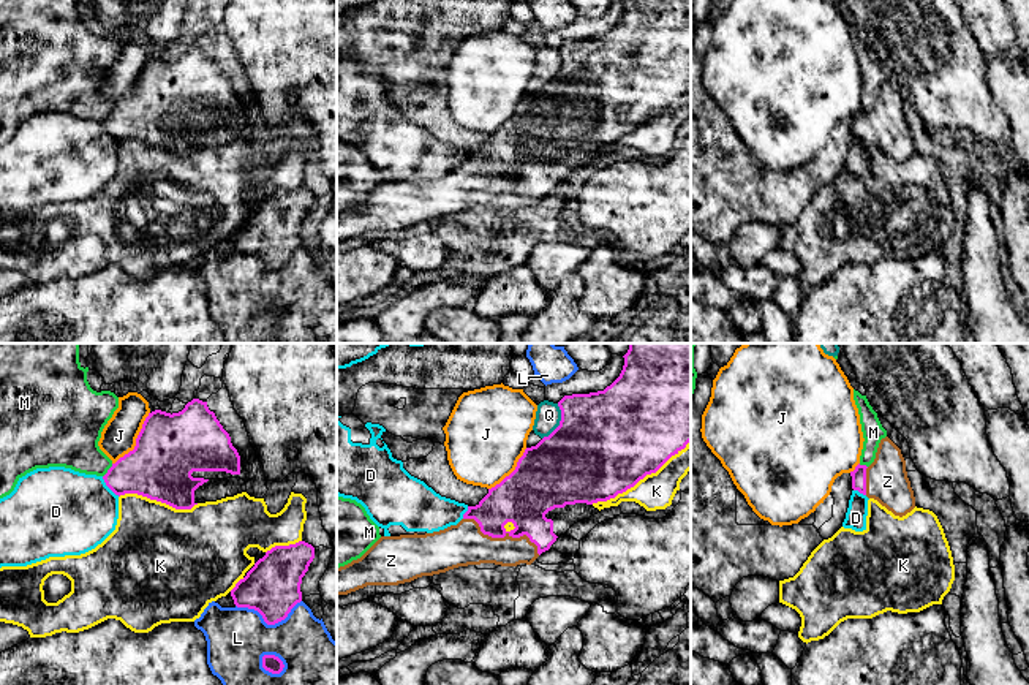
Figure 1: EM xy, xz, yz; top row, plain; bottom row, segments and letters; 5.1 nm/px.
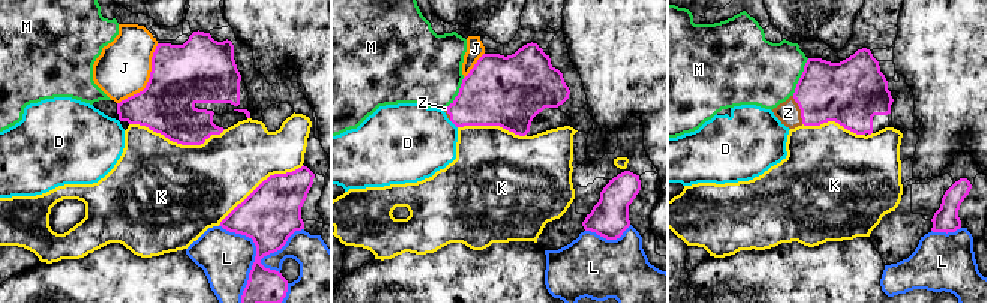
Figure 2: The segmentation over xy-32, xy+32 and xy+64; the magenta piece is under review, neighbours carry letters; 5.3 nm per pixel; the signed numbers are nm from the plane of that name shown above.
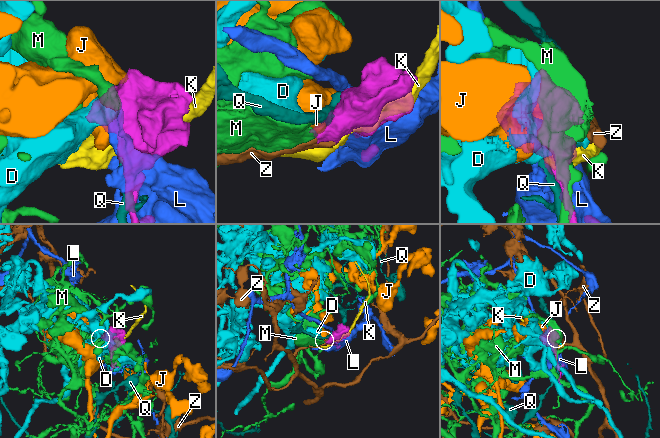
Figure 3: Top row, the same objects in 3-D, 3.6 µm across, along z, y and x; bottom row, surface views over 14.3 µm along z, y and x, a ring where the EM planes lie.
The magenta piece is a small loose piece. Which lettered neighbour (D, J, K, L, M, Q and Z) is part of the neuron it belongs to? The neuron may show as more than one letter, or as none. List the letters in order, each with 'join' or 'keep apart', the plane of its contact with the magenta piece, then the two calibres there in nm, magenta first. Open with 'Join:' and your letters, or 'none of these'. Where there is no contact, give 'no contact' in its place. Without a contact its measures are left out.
Join: Z
D: keep apart | xy | 300/440 nm
J: keep apart | xy | 340/180 nm
K: keep apart | xz | 500/190 nm
L: keep apart | xy | 280/320 nm
M: keep apart | xy | 300/280 nm
Q: keep apart | xz | 500/130 nm
Z: join | xz | 280/220 nm

